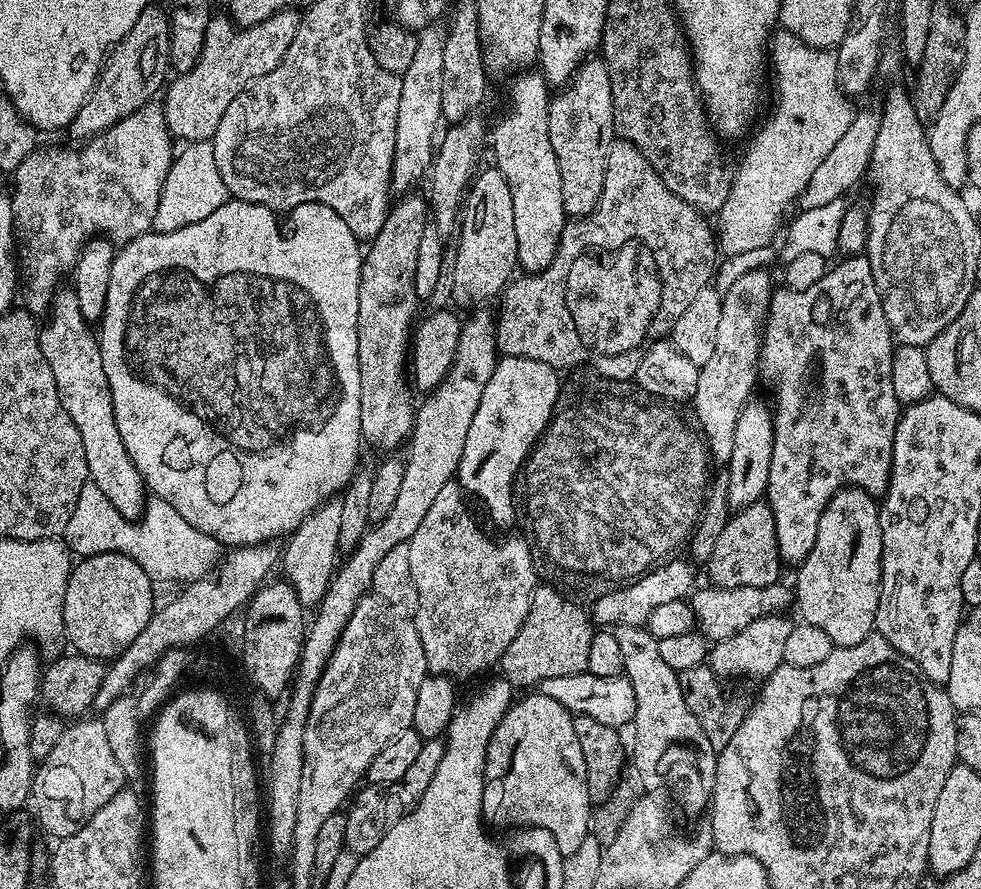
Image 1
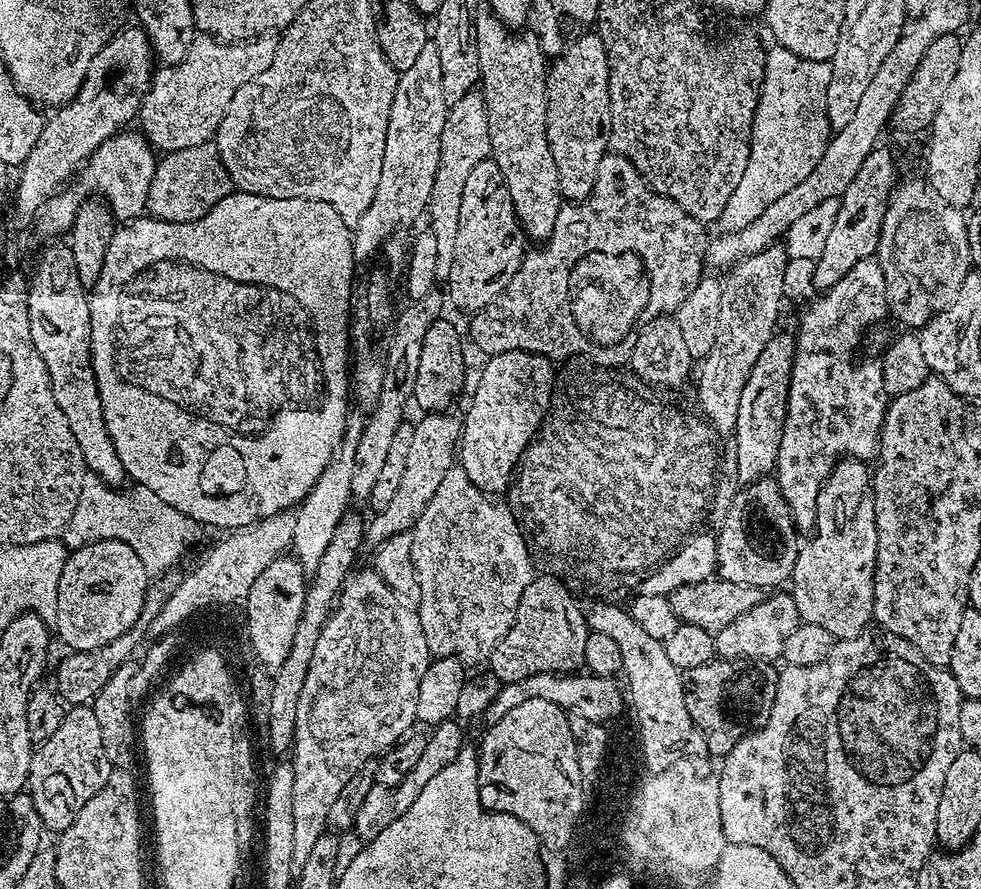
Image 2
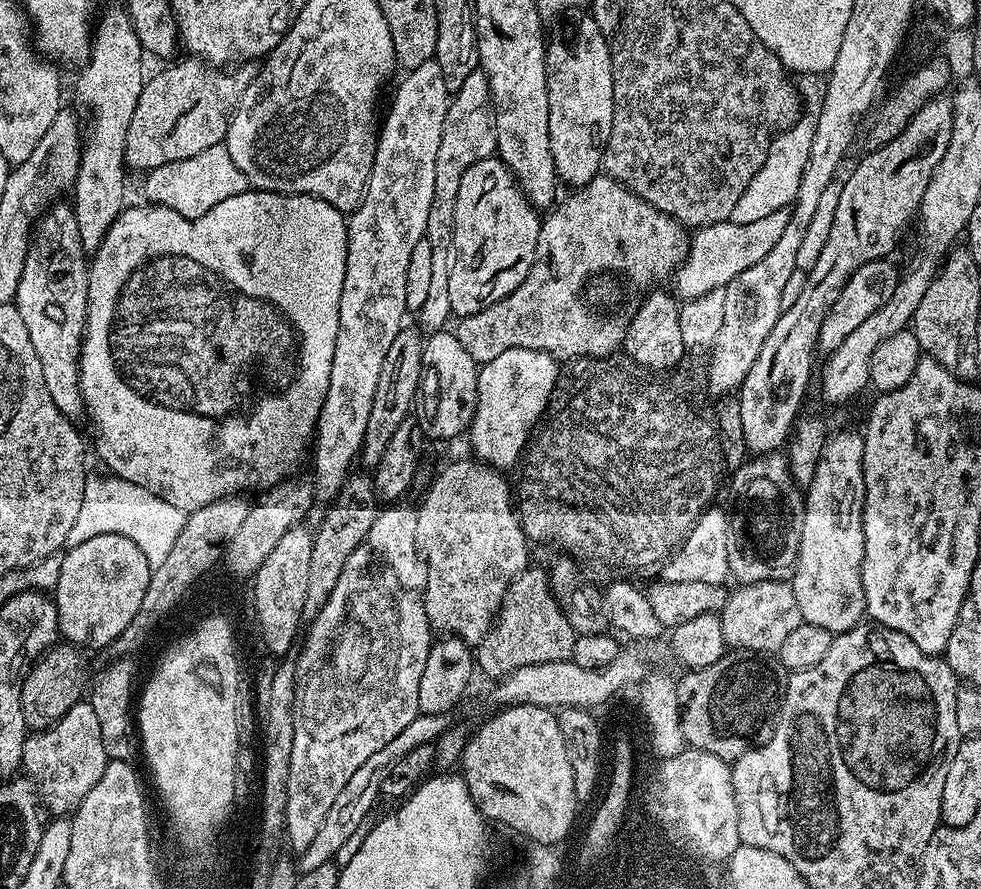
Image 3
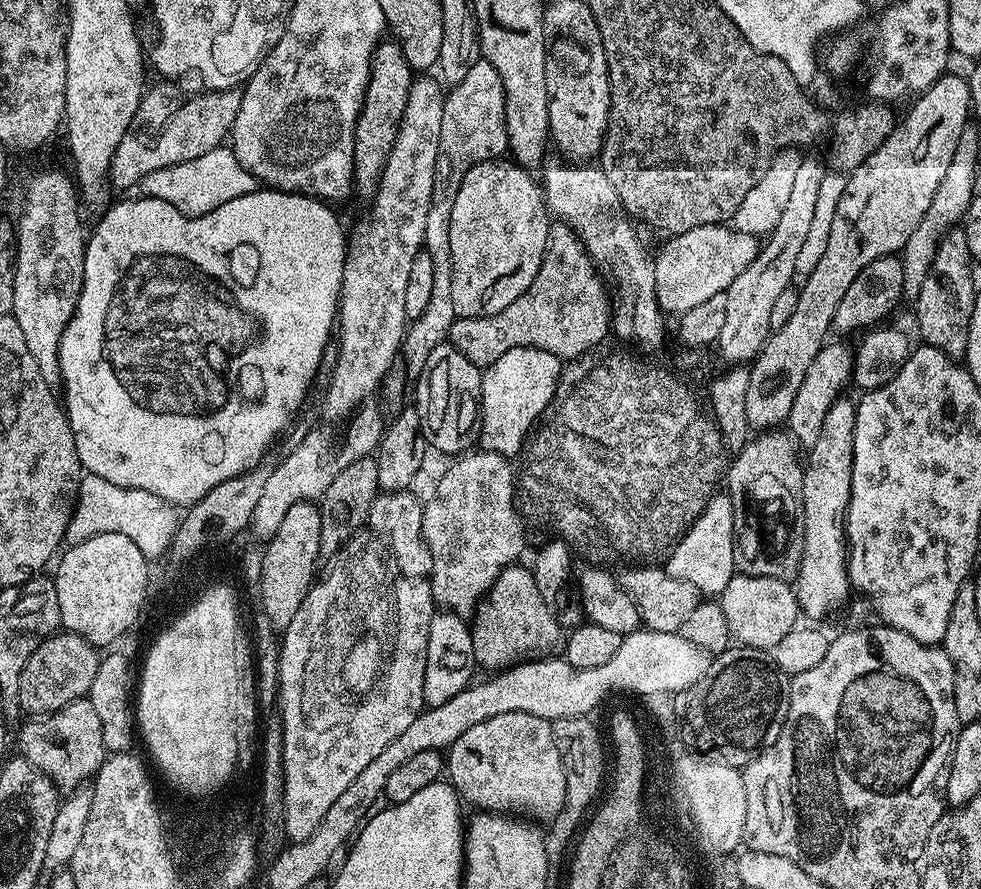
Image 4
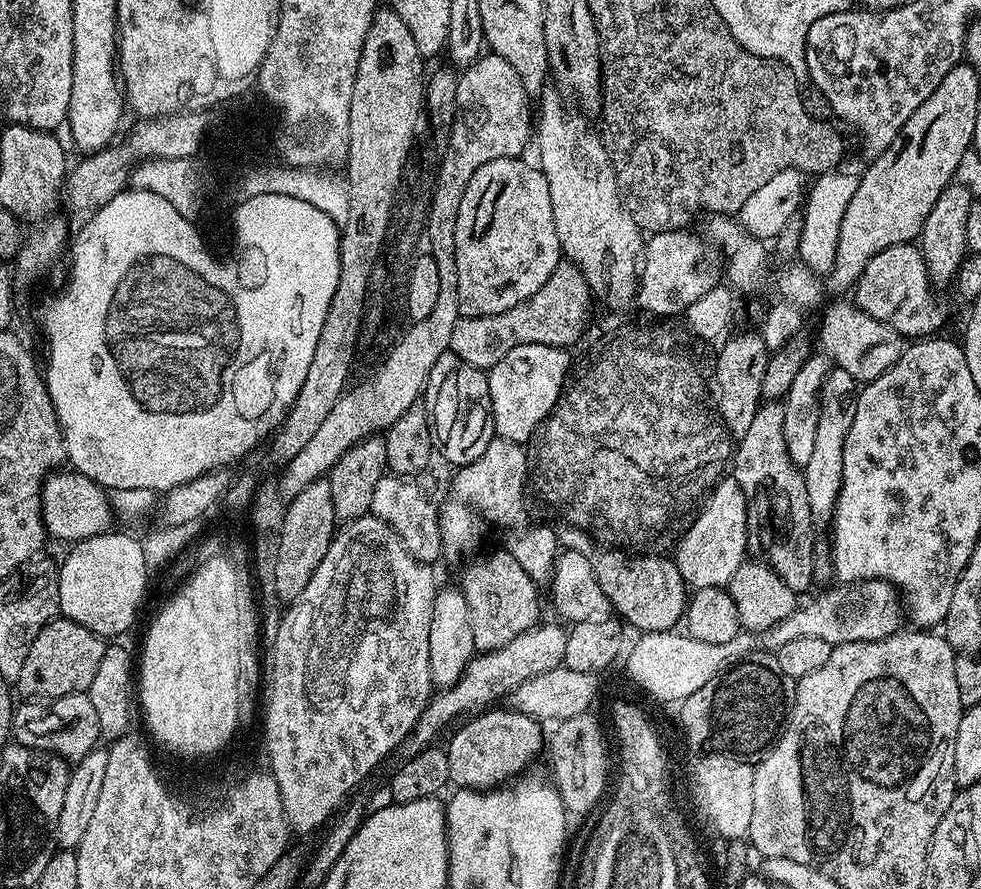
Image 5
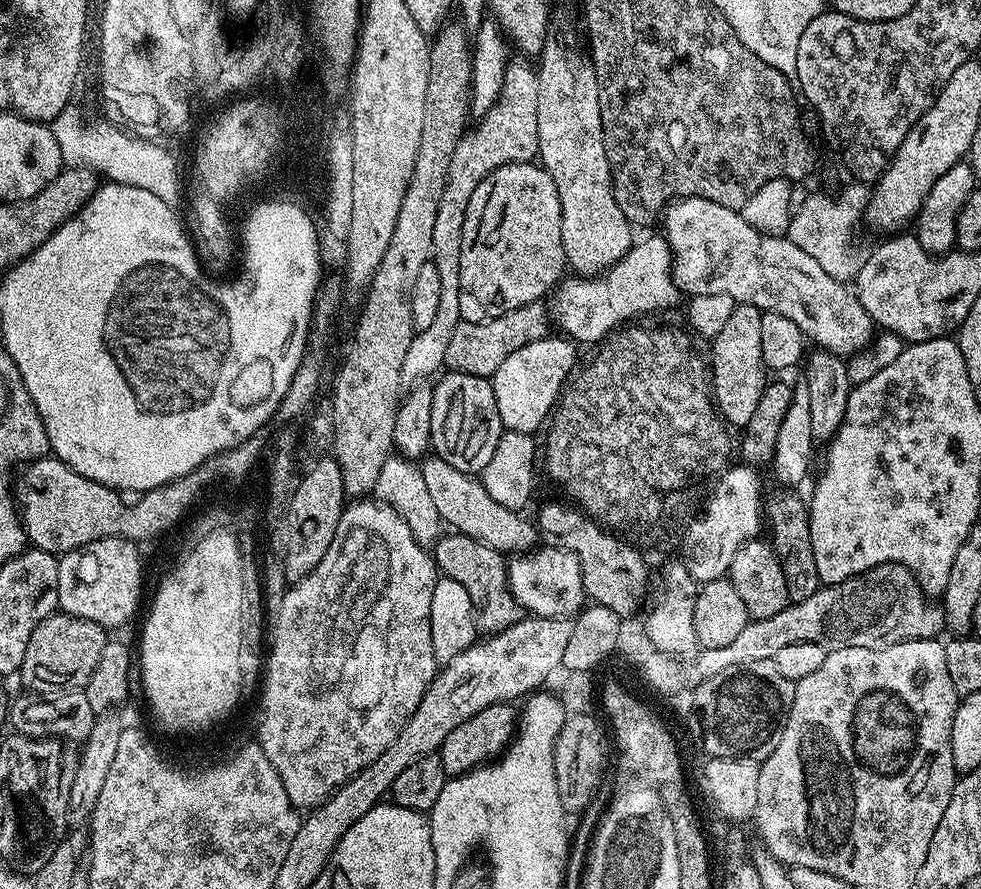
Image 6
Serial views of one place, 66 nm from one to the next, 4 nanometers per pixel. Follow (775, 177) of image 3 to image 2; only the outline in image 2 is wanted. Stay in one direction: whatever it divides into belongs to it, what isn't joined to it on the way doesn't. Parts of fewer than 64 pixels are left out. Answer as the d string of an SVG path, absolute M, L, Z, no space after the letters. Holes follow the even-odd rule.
M774 44L766 50L766 66L758 86L749 136L750 157L737 189L718 221L728 233L746 228L777 198L807 177L822 158L832 137L826 97L832 65L825 60L802 60Z

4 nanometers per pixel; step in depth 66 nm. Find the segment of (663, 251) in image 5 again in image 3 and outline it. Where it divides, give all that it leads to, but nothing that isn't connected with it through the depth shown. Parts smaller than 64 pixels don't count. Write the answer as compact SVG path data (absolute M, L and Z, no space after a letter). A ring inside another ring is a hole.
M782 207L746 225L736 225L732 220L723 220L705 228L695 229L688 246L688 257L674 273L675 295L686 301L712 292L715 288L724 289L731 280L738 278L738 274L742 274L742 270L748 270L750 266L754 266L754 262L766 258L778 238L782 238L789 215L789 209Z

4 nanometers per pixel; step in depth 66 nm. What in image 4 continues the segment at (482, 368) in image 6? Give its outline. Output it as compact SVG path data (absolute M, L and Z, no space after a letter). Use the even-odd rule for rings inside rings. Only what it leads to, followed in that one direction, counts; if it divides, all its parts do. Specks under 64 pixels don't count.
M557 223L554 231L549 235L544 261L528 289L518 298L514 298L514 302L510 302L510 306L506 306L506 310L498 310L498 314L461 316L456 319L449 332L449 341L452 345L463 356L470 358L470 362L474 362L478 366L498 362L498 358L502 358L502 354L506 354L506 350L536 348L536 342L538 345L544 344L546 351L552 348L556 350L558 344L562 344L556 340L558 334L548 334L544 328L546 324L550 324L548 318L556 316L556 292L564 292L564 282L562 282L562 286L560 286L560 282L556 282L556 256L576 256L578 258L588 256L584 245L566 224Z

